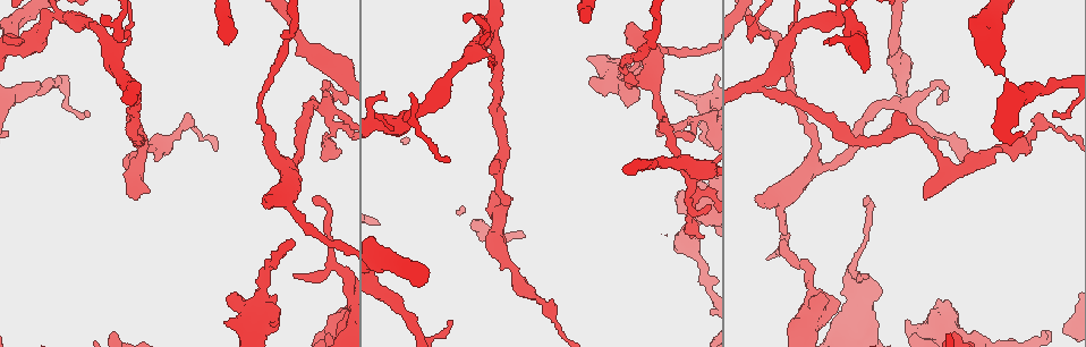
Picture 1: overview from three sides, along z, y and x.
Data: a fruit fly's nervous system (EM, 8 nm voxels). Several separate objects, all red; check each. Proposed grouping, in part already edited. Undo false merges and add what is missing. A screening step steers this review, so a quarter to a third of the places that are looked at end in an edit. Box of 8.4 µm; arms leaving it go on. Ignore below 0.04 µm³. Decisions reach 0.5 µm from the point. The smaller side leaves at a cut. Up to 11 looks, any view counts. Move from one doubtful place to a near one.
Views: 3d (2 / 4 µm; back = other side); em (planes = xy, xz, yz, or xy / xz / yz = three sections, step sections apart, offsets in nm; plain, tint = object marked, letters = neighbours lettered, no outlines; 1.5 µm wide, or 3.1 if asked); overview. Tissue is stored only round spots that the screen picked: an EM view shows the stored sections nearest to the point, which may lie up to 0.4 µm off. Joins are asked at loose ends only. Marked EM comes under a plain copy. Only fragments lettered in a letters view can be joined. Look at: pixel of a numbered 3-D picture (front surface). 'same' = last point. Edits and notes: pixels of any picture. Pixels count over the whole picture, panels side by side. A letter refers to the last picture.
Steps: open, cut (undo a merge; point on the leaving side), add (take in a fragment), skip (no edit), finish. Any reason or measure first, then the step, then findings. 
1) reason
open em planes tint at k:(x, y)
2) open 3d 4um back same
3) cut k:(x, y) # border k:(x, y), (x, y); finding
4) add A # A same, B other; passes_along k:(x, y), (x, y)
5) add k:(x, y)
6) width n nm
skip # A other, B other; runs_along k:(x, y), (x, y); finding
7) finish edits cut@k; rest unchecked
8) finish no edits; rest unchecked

sudden change in width
open em xy step 4 tint at 1:(1038, 128)

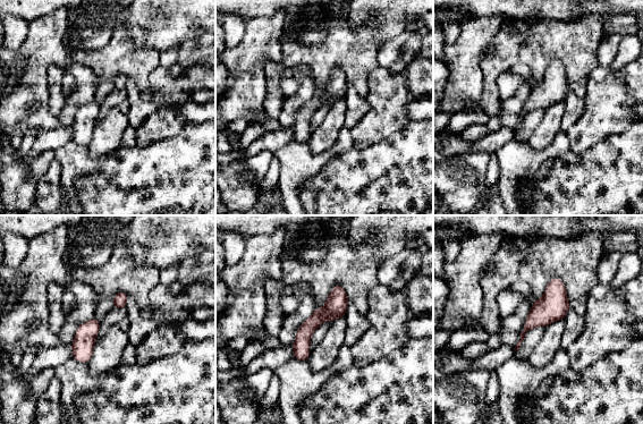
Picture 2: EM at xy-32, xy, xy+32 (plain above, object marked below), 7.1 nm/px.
another direction
open em planes letters same

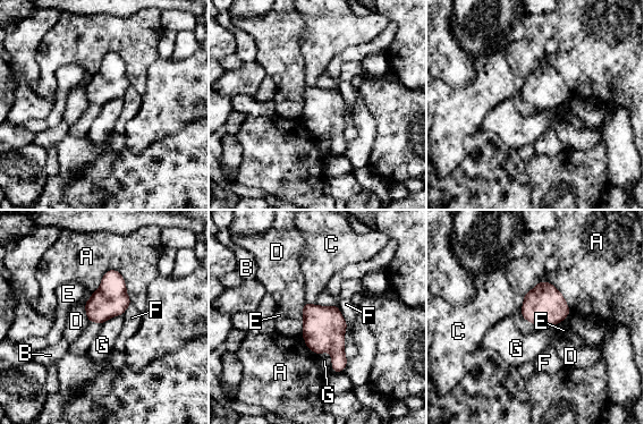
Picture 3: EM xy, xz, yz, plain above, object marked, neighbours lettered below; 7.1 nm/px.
skip # A other, B other, C other, D other, E other, F other, G other; border 3:(570, 312), (554, 324), (537, 328); all the same neuron

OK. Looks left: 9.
stops while still wide
open em planes letters at 1:(225, 323)

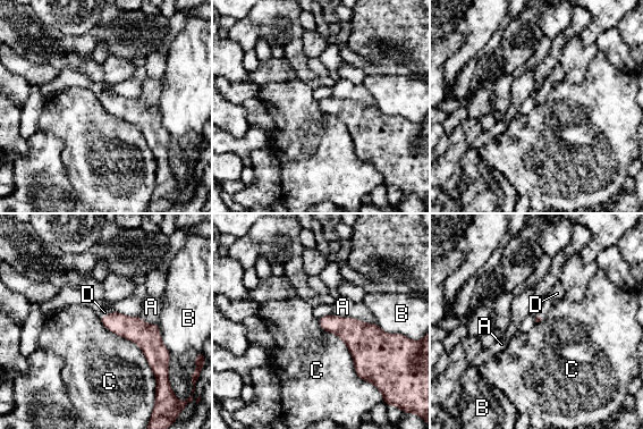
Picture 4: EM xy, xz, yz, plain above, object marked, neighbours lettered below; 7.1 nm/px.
add D # A other, B other, C other, D same; passes_along 4:(133, 328), (107, 314), (104, 312); it goes on there

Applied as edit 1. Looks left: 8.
open overview

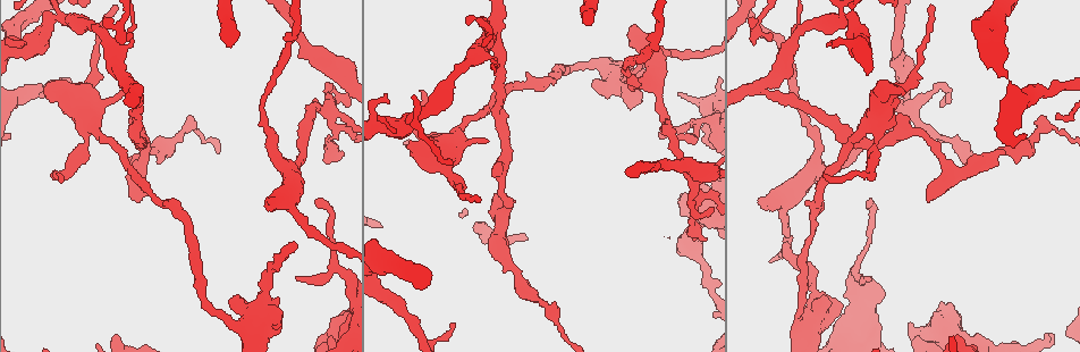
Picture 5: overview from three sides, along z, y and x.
stops while still wide
open 3d 2um at 5:(266, 205)

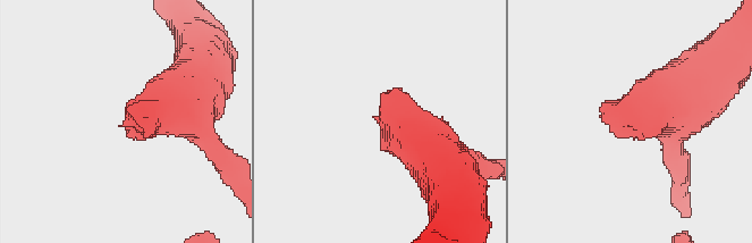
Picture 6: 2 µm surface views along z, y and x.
open em planes letters at 6:(387, 90)

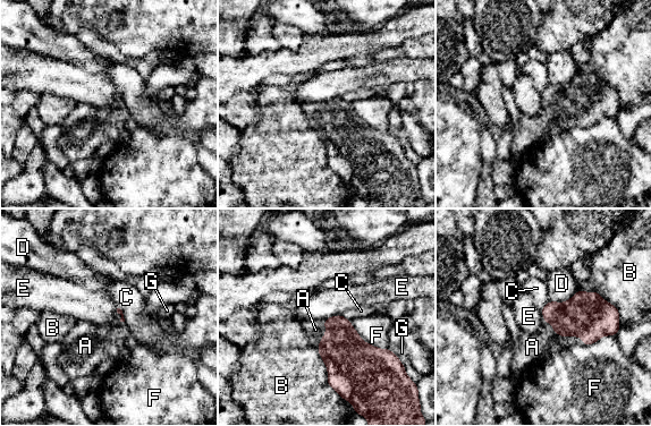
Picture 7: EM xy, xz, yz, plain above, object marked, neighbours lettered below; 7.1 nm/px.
longest_contact B 400 nm
add A # A same, B other, C other, D other, E other, F other, G other; it goes on there

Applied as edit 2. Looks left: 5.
see it whole again
open overview

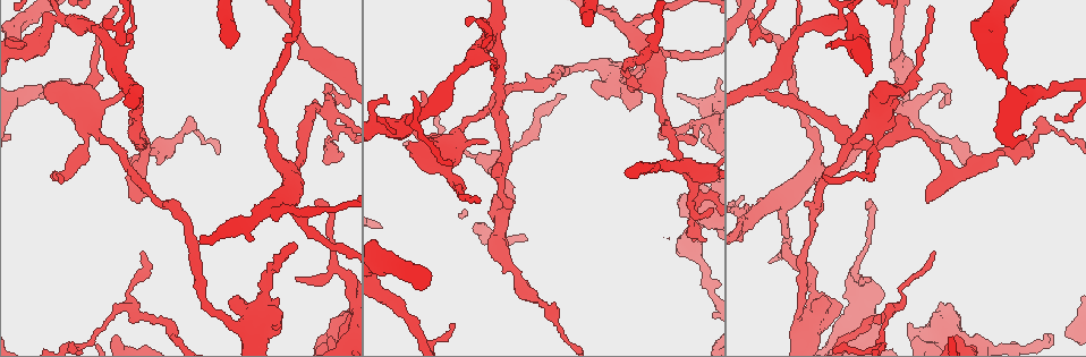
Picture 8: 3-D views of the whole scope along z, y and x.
three-way junction
open em xy step 8 tint at 8:(129, 89)

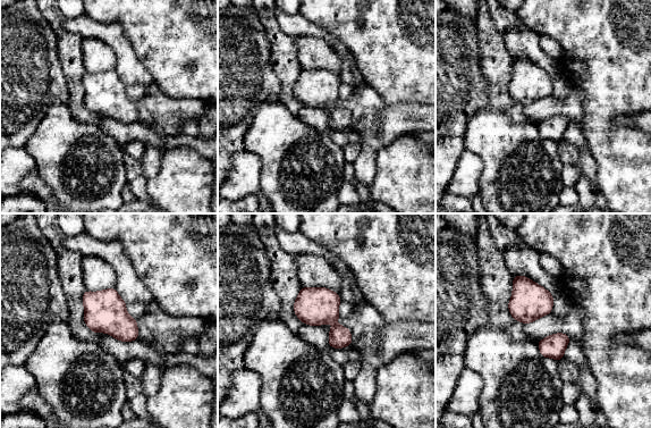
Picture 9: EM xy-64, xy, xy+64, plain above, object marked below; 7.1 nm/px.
cut it another way
open em planes tint same

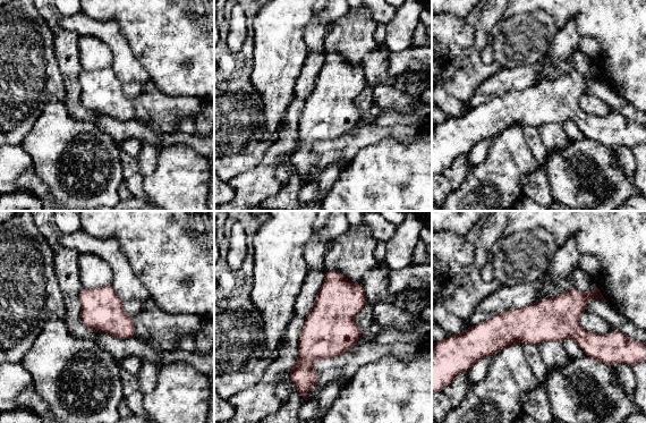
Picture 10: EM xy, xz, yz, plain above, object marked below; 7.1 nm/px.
what lies round it
open em planes letters same

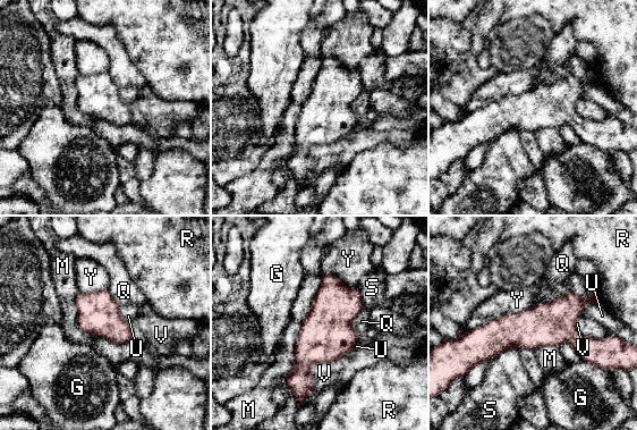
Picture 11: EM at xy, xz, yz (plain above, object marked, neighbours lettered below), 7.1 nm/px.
skip # G other, M other, Q other, R other, S other, U other, V other, Y other; border 11:(534, 304), (468, 331); continuous, no second neuron

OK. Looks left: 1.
finish edits add@4, add@7; rest unchecked

